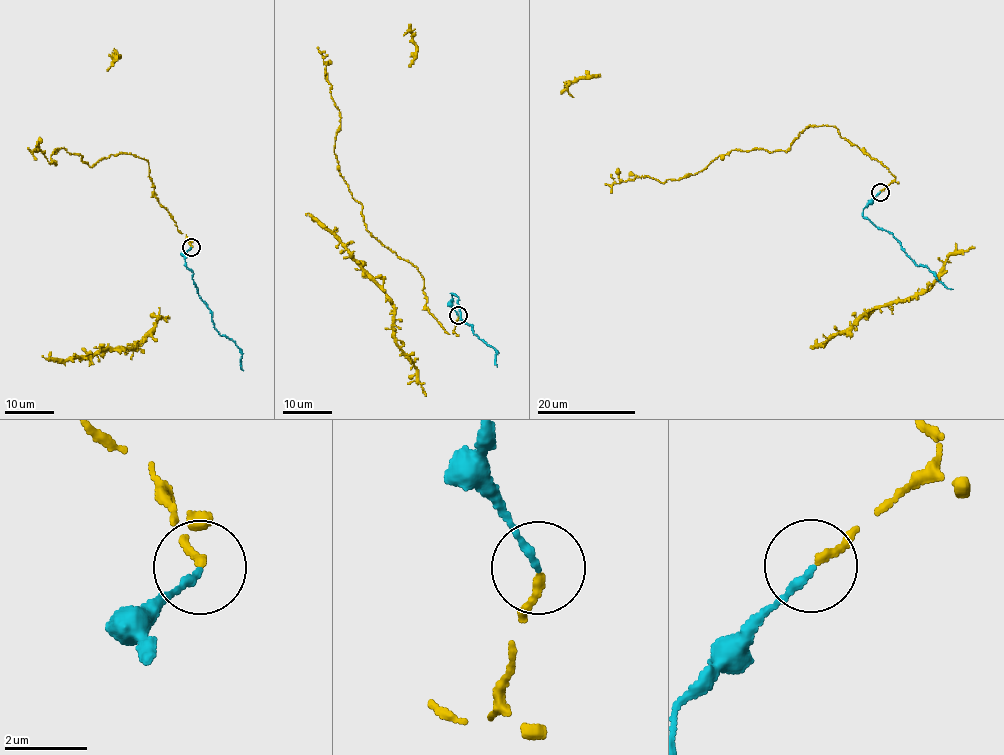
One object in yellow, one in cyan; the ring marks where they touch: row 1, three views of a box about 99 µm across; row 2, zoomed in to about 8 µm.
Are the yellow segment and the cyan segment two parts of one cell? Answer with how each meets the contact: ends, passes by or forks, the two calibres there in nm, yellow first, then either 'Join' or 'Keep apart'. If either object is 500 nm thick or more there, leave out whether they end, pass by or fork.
At the ring yellow ends. At the ring cyan ends. Thickness 180 nm (yellow) against 180 nm. Join

